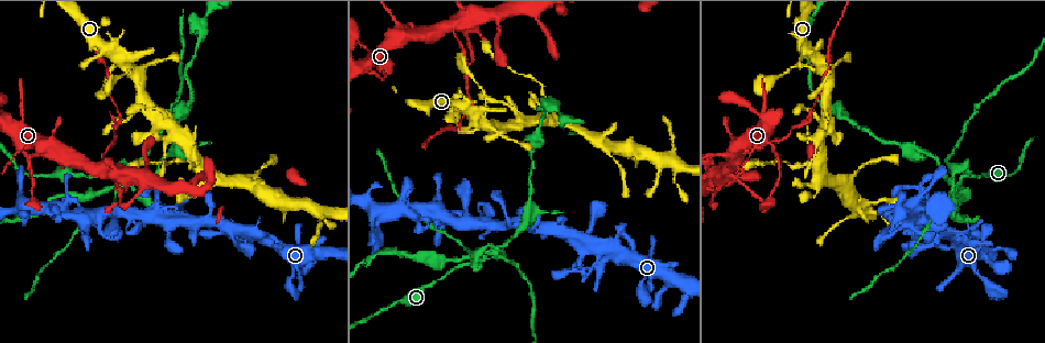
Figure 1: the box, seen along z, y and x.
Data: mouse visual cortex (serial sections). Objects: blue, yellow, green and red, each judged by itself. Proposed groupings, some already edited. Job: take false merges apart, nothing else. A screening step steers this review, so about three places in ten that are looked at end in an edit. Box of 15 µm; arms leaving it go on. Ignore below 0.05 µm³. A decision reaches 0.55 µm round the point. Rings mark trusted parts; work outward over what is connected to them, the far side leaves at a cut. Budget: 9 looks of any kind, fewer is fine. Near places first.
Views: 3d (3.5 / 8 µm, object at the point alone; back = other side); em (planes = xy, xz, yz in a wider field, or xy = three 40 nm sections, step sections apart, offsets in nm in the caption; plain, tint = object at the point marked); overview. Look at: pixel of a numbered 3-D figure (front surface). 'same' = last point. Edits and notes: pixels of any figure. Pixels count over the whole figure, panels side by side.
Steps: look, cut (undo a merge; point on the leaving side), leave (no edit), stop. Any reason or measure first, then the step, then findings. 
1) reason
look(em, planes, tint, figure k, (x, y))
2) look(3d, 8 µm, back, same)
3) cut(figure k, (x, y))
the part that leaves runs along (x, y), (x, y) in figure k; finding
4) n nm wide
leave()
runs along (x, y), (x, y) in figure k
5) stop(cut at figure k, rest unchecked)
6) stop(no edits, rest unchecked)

thin neck
look(3d, 3.5 µm, figure 1, (542, 84))

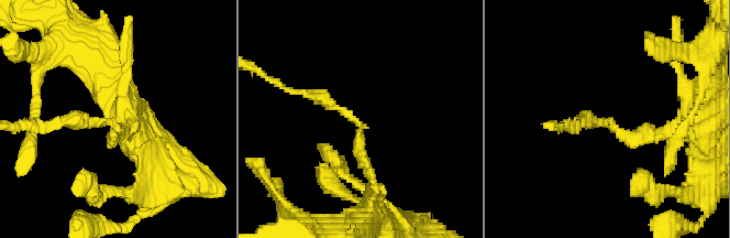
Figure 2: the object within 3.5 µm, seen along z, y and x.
arms of 150, 150 nm; need the tissue
look(em, xy, step 3, tint, figure 2, (359, 127))

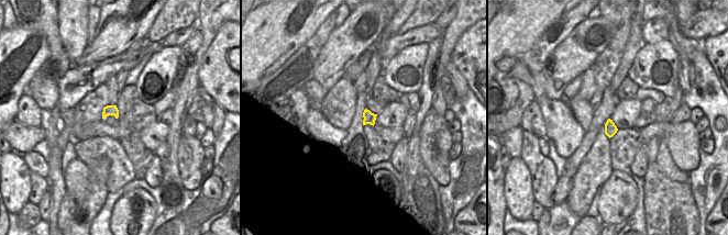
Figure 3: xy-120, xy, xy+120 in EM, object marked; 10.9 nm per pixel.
cut(figure 2, (85, 123))
the part that leaves runs along (114, 128), (111, 121), (23, 125) in figure 2; two cells meet here

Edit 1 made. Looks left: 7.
redraw
look(overview)

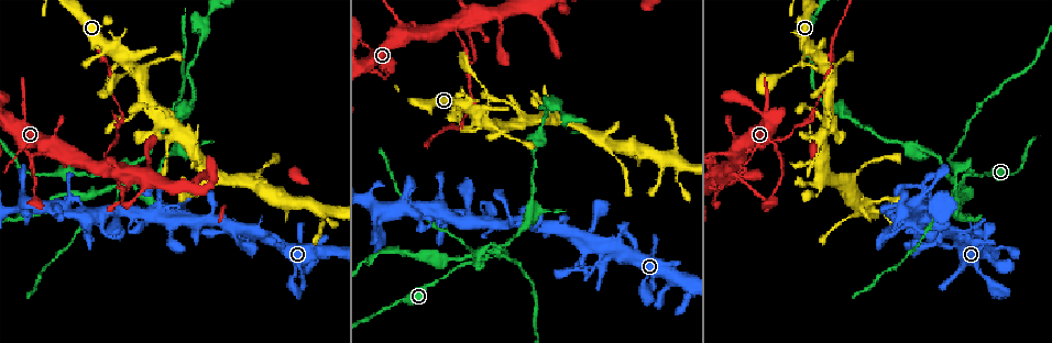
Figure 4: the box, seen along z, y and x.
small branch off a trunk
look(3d, 8 µm, back, figure 4, (453, 23))

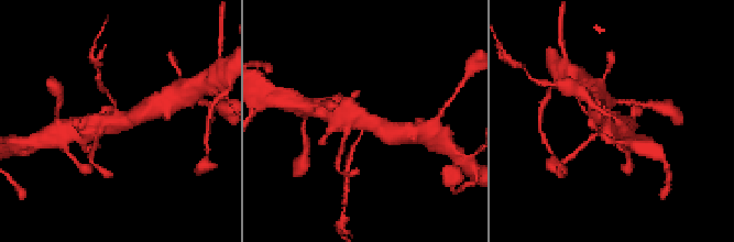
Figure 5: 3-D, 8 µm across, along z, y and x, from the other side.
zoom in
look(3d, 3.5 µm, figure 5, (363, 121))

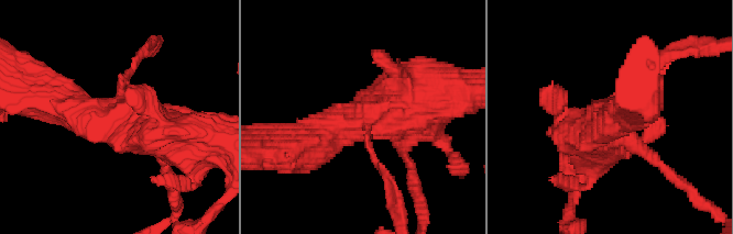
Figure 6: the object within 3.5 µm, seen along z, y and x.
3 arms; arms of 150, 600, 600 nm; need the tissue
look(em, xy, step 5, tint, figure 6, (358, 120))

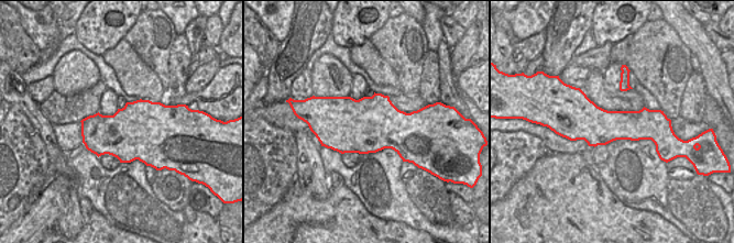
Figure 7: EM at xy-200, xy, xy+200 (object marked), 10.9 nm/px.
cut(figure 6, (135, 62))
the part that leaves runs along (120, 84), (143, 49), (154, 46) in figure 6; a second cell is stuck on

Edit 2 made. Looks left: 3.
see it whole again
look(overview)

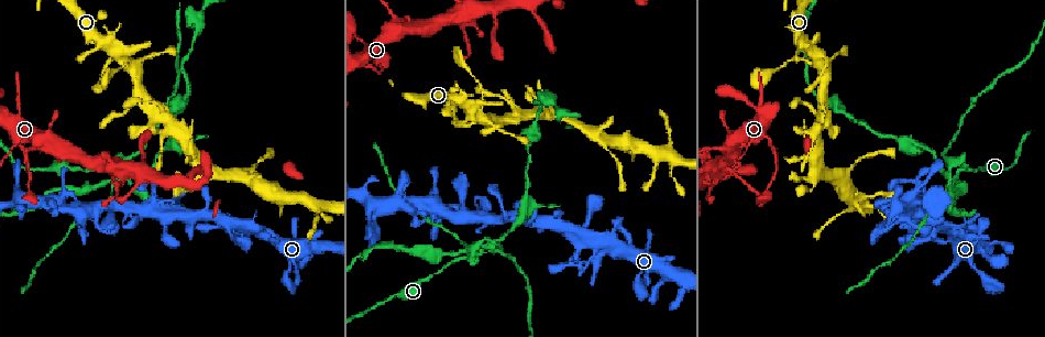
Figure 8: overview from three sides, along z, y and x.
thick turns thin
look(3d, 3.5 µm, figure 8, (957, 176))

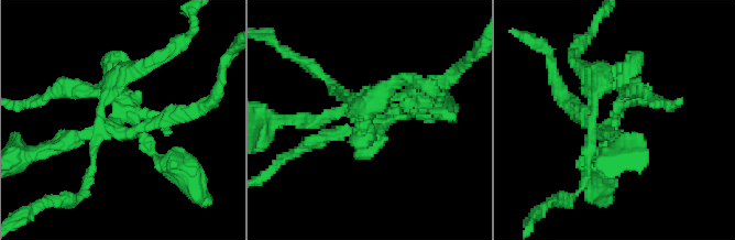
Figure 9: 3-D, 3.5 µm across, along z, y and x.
look(em, xy, step 2, tint, figure 9, (610, 123))

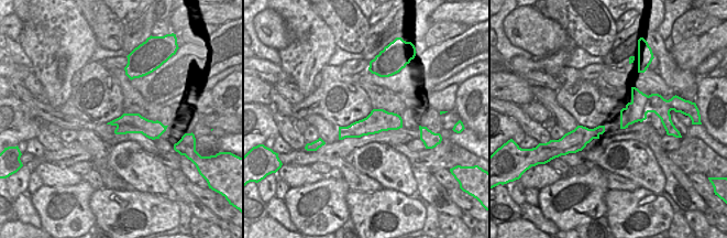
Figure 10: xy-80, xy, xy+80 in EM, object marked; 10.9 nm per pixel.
cut(figure 9, (363, 144))
the part that leaves runs along (352, 133), (396, 96) in figure 9; a second cell is stuck on

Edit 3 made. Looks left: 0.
stop(cut at figure 2, cut at figure 6, cut at figure 9, rest unchecked)

